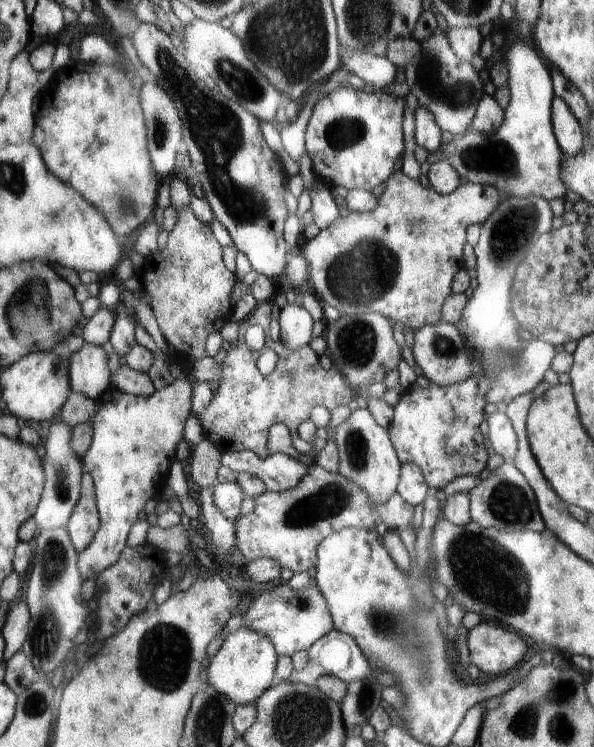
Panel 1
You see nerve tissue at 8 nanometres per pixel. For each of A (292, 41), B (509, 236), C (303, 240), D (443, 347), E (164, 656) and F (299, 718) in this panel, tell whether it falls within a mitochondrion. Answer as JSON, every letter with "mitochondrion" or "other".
{"A":"mitochondrion","B":"mitochondrion","C":"other","D":"mitochondrion","E":"mitochondrion","F":"mitochondrion"}

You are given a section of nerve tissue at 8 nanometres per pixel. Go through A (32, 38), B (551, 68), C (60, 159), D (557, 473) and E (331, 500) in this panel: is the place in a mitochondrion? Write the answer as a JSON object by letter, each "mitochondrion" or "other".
{"A":"other","B":"other","C":"other","D":"other","E":"mitochondrion"}

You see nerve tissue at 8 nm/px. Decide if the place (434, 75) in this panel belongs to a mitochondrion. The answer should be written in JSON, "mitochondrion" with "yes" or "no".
{"mitochondrion":"yes"}

